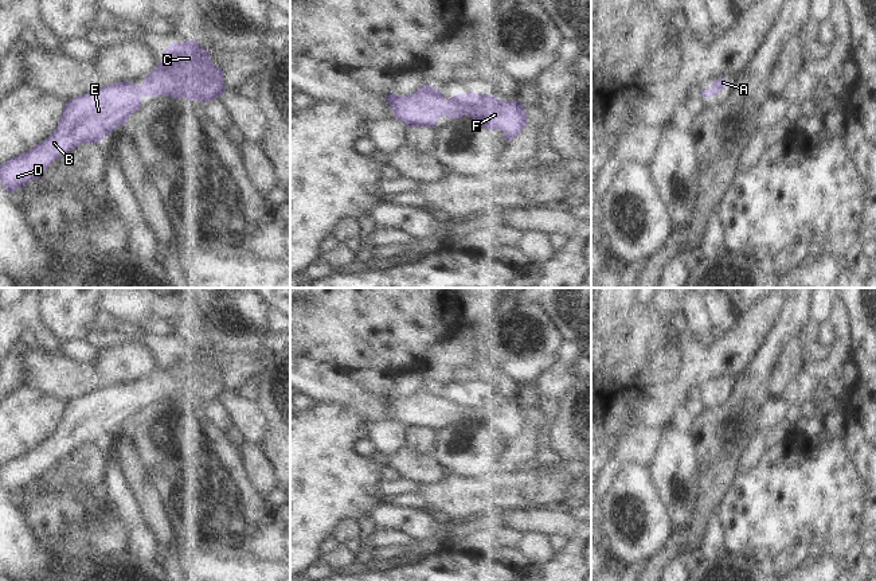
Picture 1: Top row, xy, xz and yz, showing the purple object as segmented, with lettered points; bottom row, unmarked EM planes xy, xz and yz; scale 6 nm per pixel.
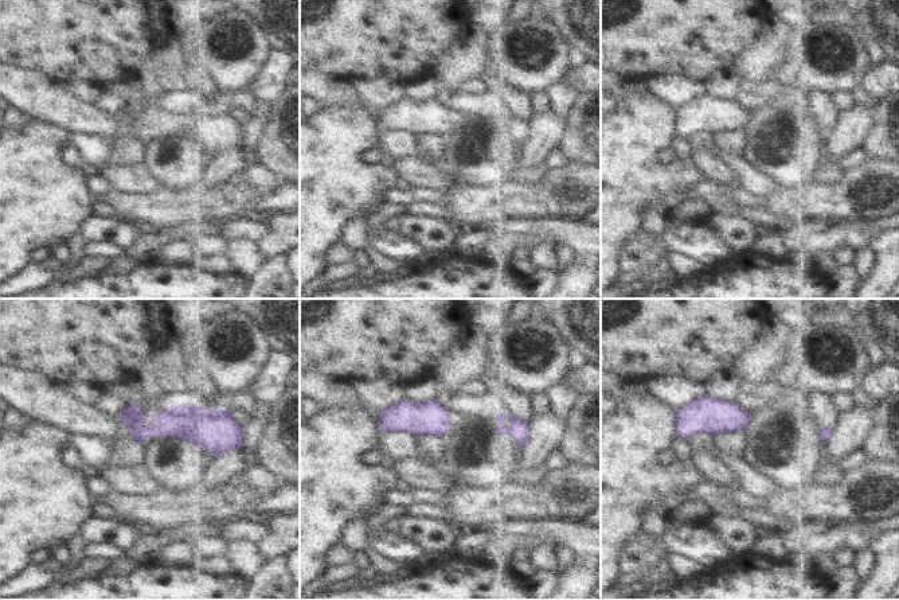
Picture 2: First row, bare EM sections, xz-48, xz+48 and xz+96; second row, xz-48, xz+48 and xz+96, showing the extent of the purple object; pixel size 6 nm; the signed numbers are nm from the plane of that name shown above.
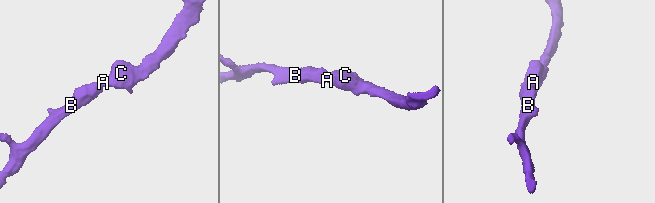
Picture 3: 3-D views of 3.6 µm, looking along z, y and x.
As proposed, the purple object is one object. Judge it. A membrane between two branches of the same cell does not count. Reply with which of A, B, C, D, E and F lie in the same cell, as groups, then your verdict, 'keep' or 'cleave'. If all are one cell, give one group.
A B C D E F | keep

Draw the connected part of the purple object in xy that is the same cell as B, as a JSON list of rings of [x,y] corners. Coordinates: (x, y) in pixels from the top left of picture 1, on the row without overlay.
[[[196,342],[173,343],[165,350],[163,362],[144,379],[141,387],[134,383],[116,383],[66,402],[56,430],[44,442],[0,467],[1,486],[12,495],[16,490],[23,490],[30,481],[39,480],[55,461],[71,451],[106,440],[118,428],[125,426],[129,417],[141,409],[142,397],[169,397],[175,401],[199,401],[203,405],[219,399],[226,391],[223,371],[212,364],[210,356],[211,354]]]

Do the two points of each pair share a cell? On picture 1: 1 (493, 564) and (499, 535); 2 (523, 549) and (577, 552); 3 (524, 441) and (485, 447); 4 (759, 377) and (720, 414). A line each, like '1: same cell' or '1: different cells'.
1: different cells
2: different cells
3: different cells
4: same cell

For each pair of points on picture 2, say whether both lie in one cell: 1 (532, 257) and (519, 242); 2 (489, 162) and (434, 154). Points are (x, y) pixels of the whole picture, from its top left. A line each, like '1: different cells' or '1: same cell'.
1: different cells
2: different cells

